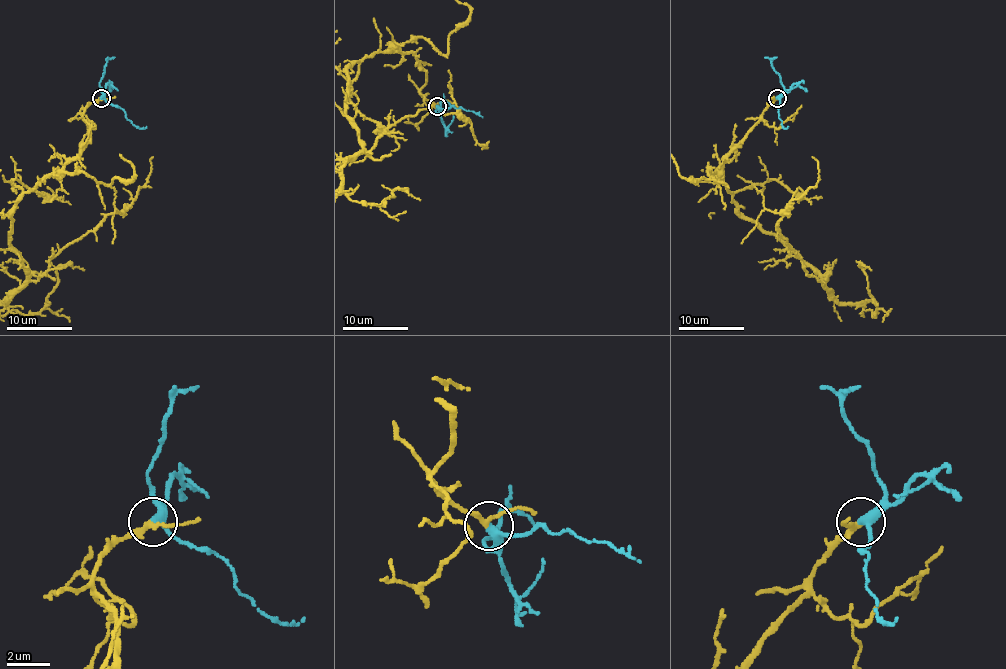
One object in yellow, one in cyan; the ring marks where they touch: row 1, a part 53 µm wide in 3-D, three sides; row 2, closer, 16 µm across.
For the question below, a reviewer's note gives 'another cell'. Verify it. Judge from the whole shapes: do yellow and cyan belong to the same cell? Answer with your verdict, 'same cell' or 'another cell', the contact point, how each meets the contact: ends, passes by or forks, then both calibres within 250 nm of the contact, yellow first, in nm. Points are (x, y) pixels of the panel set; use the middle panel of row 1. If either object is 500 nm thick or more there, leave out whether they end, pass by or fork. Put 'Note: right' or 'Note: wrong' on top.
Note: wrong
same cell | (437, 106) | yellow passes by | cyan passes by | 200/320 nm

